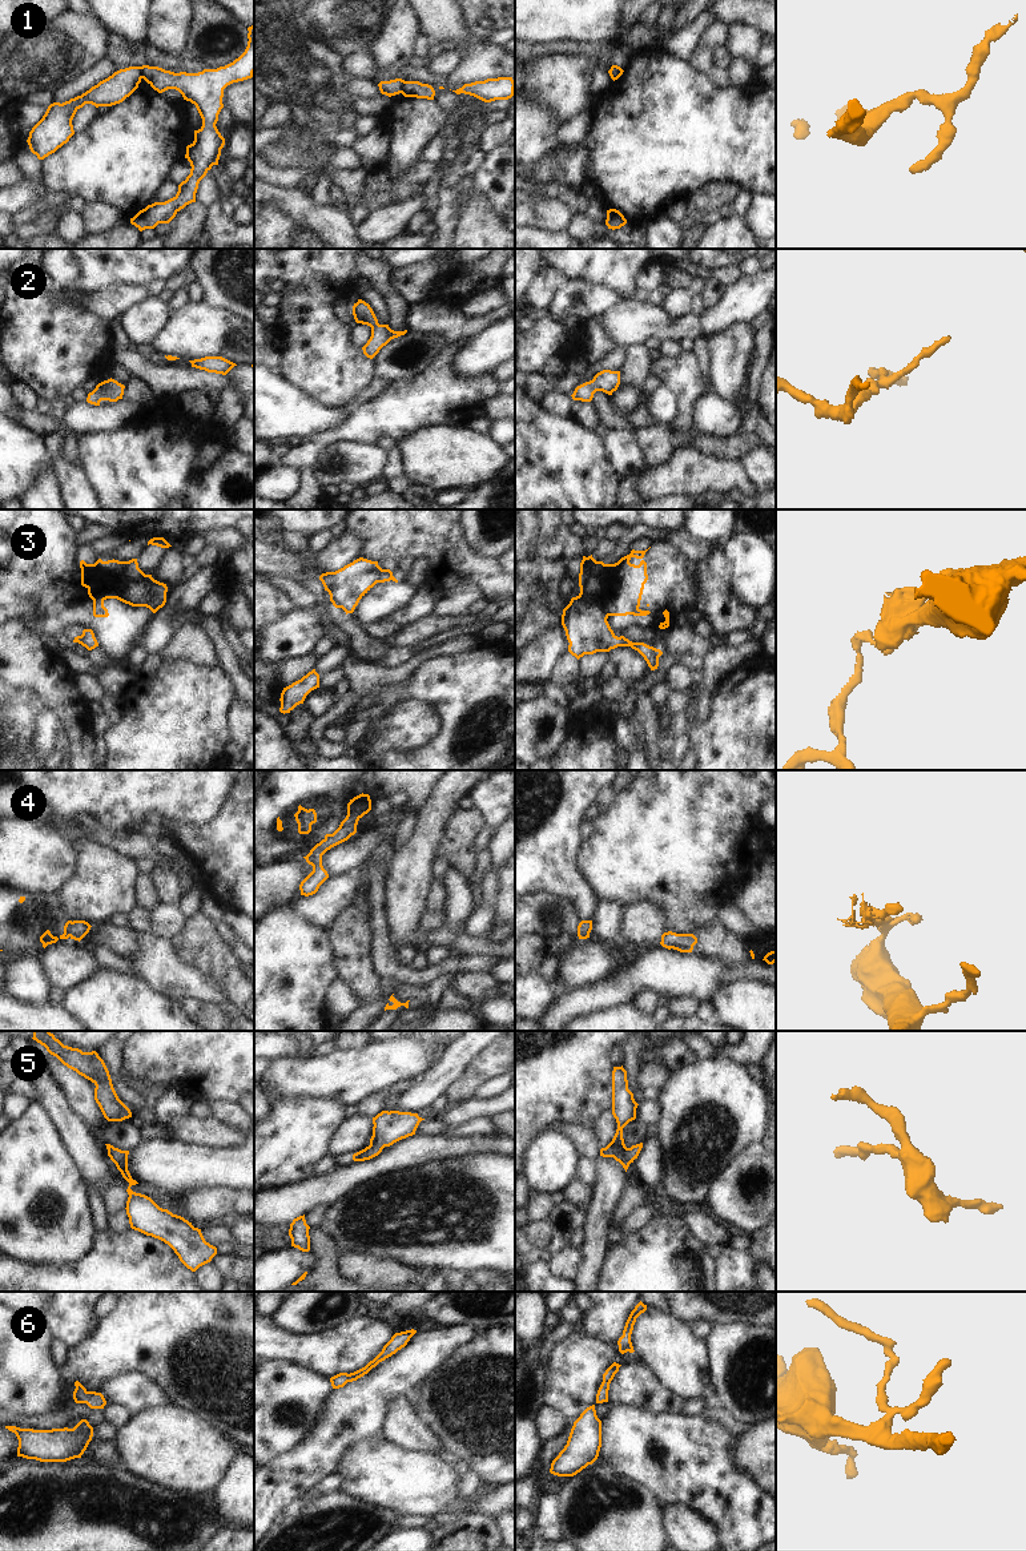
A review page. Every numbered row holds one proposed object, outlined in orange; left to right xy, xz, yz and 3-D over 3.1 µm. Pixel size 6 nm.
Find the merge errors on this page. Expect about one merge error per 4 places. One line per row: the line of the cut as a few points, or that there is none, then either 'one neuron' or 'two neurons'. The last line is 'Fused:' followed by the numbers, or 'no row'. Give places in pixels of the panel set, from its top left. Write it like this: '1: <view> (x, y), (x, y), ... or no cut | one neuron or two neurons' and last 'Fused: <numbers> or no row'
1: xy (140, 67), (143, 77) | two neurons
2: no cut | one neuron
3: no cut | one neuron
4: xy (72, 922), (68, 935) | two neurons
5: no cut | one neuron
6: no cut | one neuron
Fused: 1, 4

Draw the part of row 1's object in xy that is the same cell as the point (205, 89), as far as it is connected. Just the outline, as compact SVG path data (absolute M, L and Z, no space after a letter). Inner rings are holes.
M254 25L248 31L249 41L245 52L225 67L204 69L198 73L174 73L158 67L141 67L141 77L154 90L162 93L176 89L184 100L194 104L202 118L202 126L194 130L194 141L186 146L185 158L192 169L186 180L178 185L177 194L165 202L148 205L130 218L130 223L140 231L154 229L158 223L169 223L181 209L196 202L200 181L213 165L218 165L225 138L216 124L224 108L224 89L233 82L252 78L254 73Z

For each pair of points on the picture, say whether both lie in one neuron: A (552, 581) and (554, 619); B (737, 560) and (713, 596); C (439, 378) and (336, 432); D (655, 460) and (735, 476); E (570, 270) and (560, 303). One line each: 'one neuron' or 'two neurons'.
A: two neurons
B: two neurons
C: one neuron
D: two neurons
E: two neurons

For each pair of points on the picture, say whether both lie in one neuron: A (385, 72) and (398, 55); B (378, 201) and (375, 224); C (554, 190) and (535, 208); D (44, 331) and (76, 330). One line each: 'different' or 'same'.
A: same
B: different
C: different
D: same

